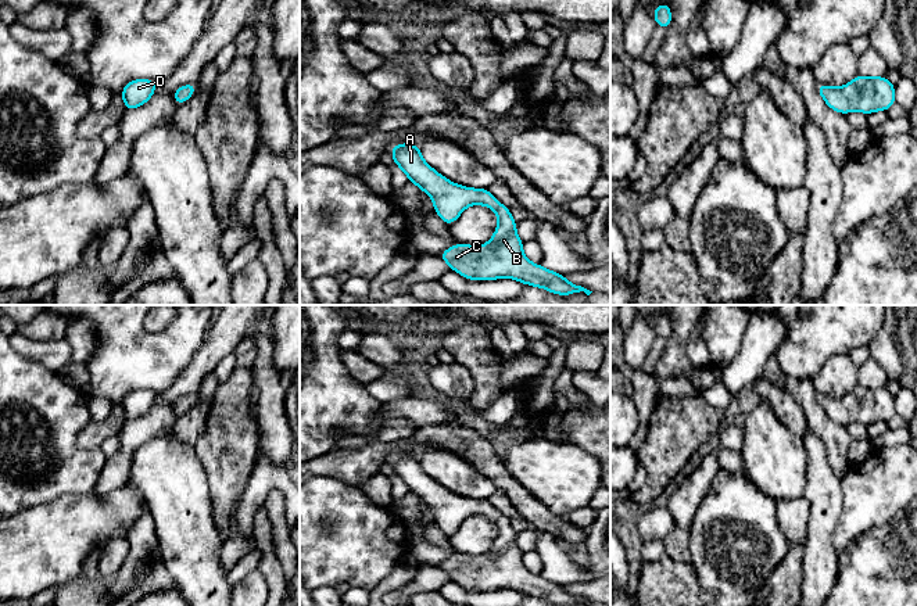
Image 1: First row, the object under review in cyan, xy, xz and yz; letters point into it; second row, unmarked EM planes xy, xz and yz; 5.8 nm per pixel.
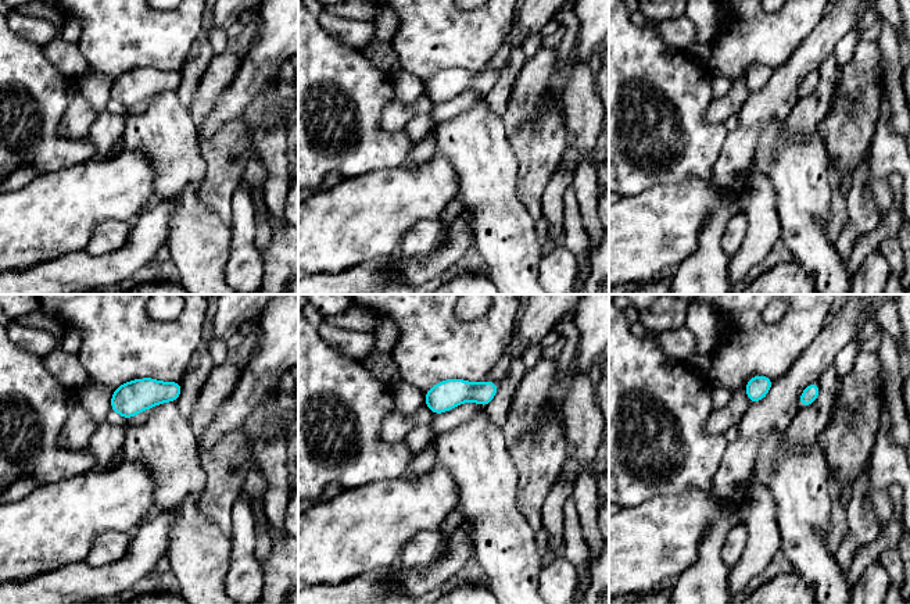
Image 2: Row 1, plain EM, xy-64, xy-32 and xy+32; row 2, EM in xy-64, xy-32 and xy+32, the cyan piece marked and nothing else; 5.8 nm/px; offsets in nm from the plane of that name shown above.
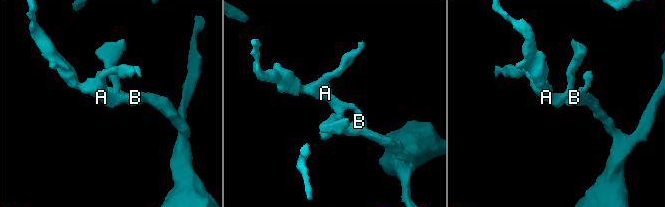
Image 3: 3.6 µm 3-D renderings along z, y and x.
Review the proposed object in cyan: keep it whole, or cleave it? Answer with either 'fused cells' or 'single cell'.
single cell

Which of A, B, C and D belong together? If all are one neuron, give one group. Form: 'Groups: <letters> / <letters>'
Groups: A B C D

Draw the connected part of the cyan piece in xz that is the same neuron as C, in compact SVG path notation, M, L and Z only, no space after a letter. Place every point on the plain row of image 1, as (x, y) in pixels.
M413 453L395 455L390 459L393 471L409 492L427 503L434 523L451 537L469 516L486 516L497 523L498 538L483 556L458 553L438 566L449 578L469 591L515 589L523 595L541 598L558 606L592 602L569 594L563 585L530 573L523 564L523 551L516 545L516 531L488 499L470 499L452 494L434 481Z

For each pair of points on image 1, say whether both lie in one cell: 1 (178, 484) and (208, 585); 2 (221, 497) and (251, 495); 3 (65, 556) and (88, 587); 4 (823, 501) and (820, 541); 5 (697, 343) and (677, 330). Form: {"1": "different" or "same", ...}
{"1": "same", "2": "different", "3": "different", "4": "same", "5": "different"}

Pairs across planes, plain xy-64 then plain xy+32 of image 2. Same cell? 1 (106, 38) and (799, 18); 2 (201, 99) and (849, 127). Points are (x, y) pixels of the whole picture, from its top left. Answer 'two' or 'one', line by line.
1: one
2: one

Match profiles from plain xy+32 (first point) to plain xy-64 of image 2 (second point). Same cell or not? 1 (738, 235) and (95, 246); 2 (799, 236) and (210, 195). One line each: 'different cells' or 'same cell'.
1: same cell
2: different cells

